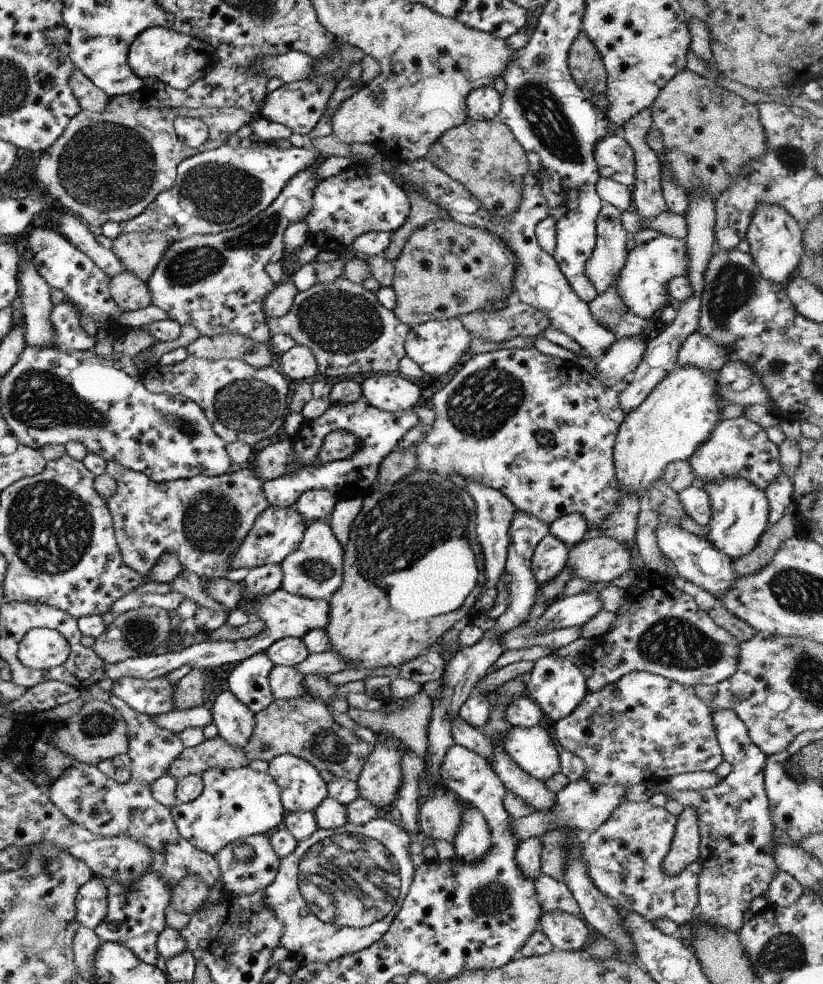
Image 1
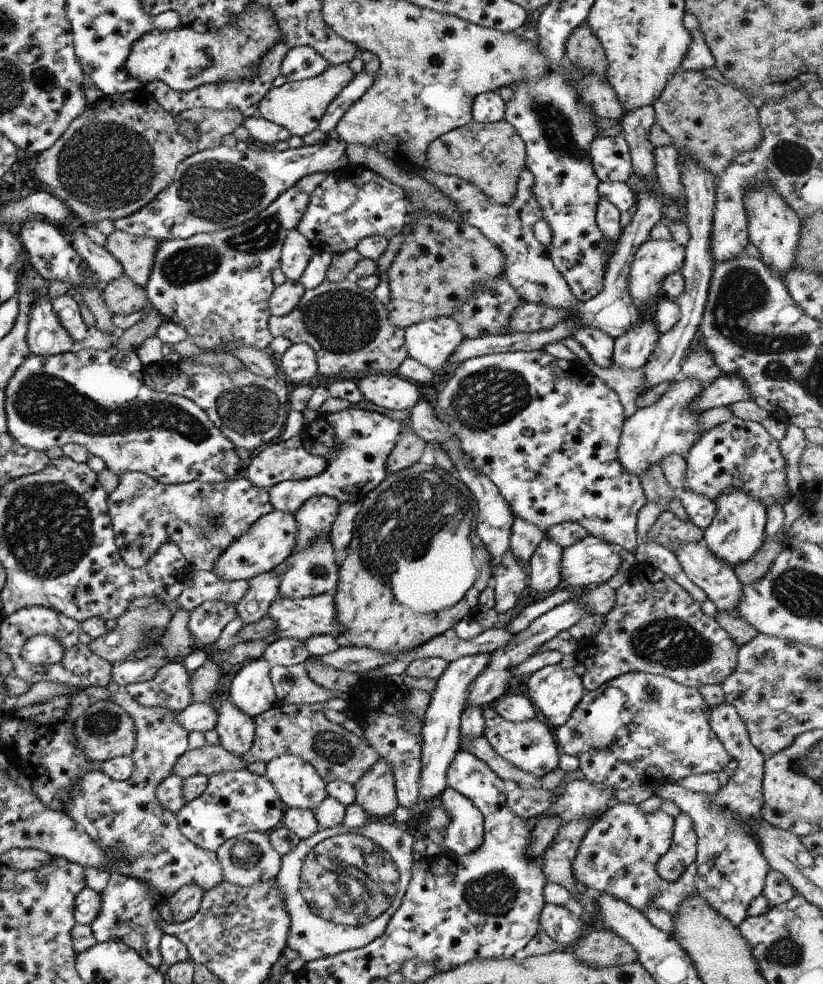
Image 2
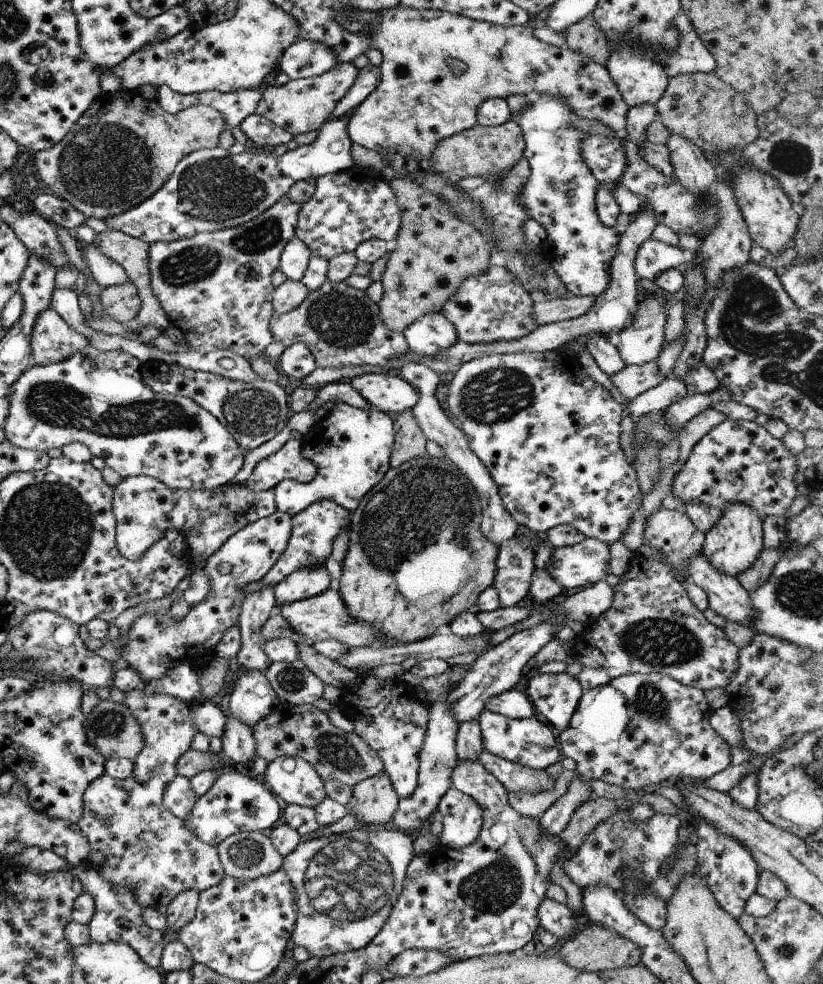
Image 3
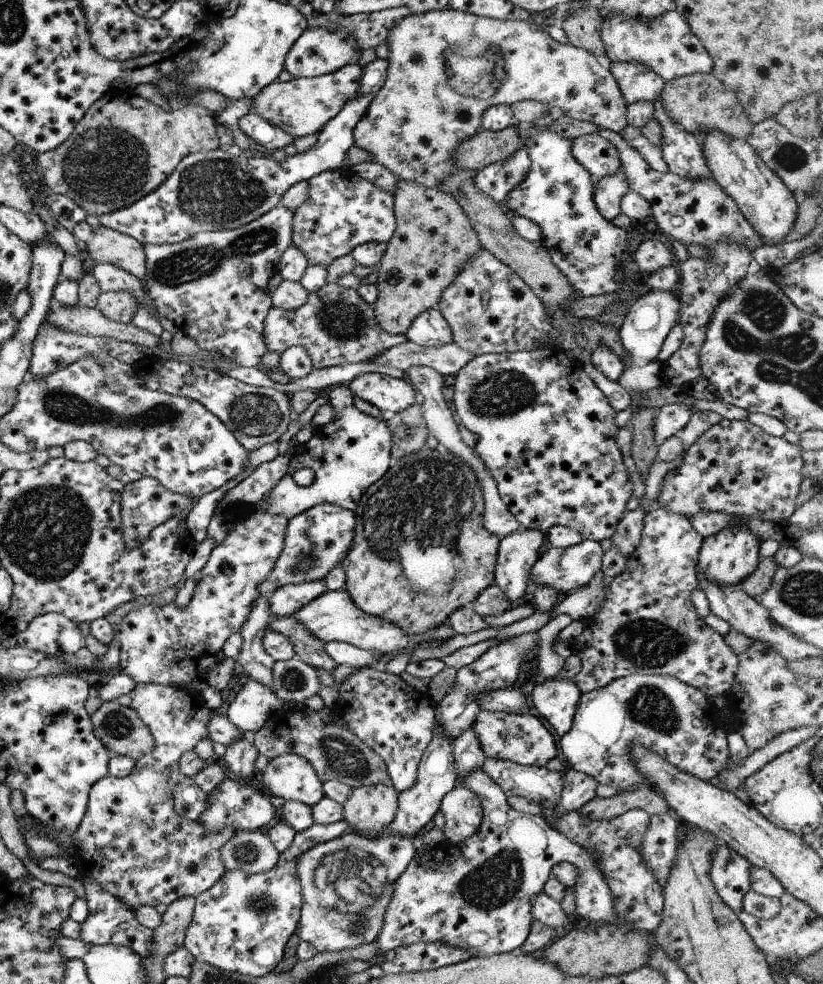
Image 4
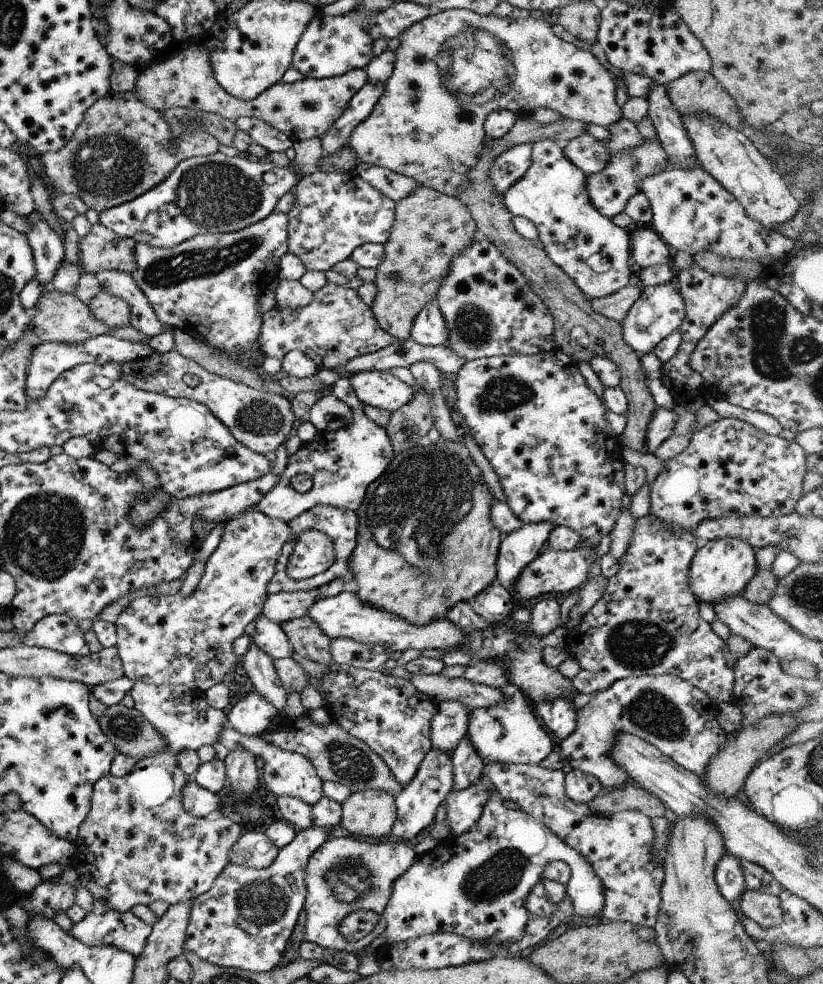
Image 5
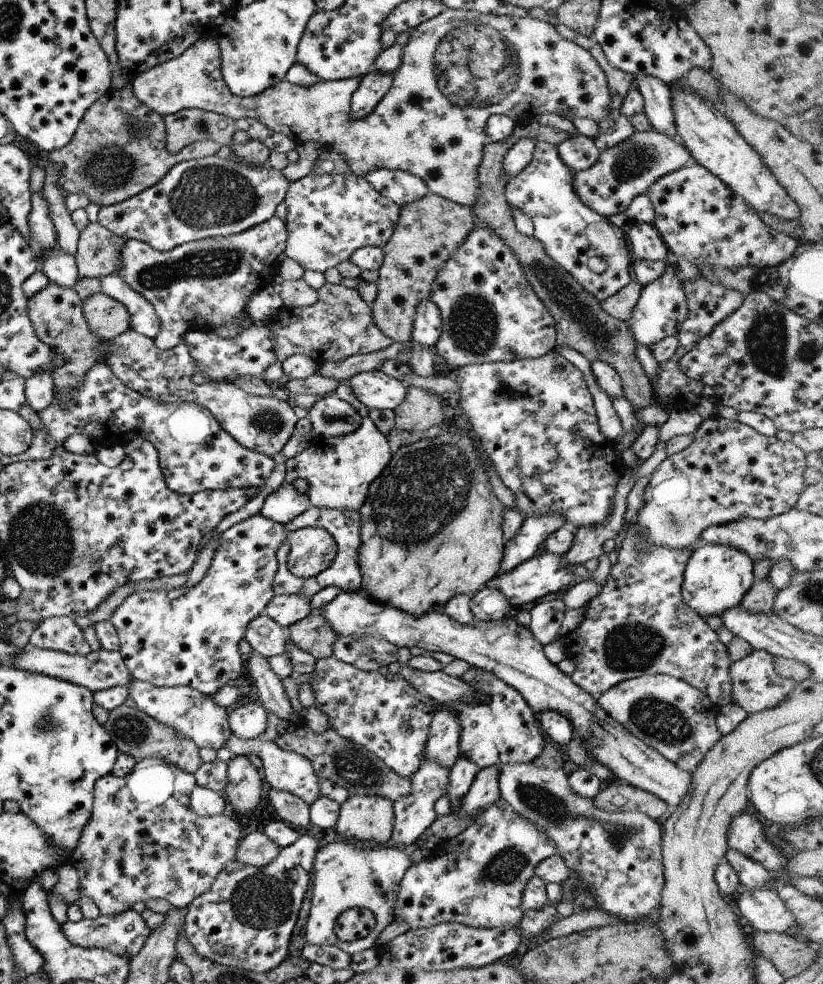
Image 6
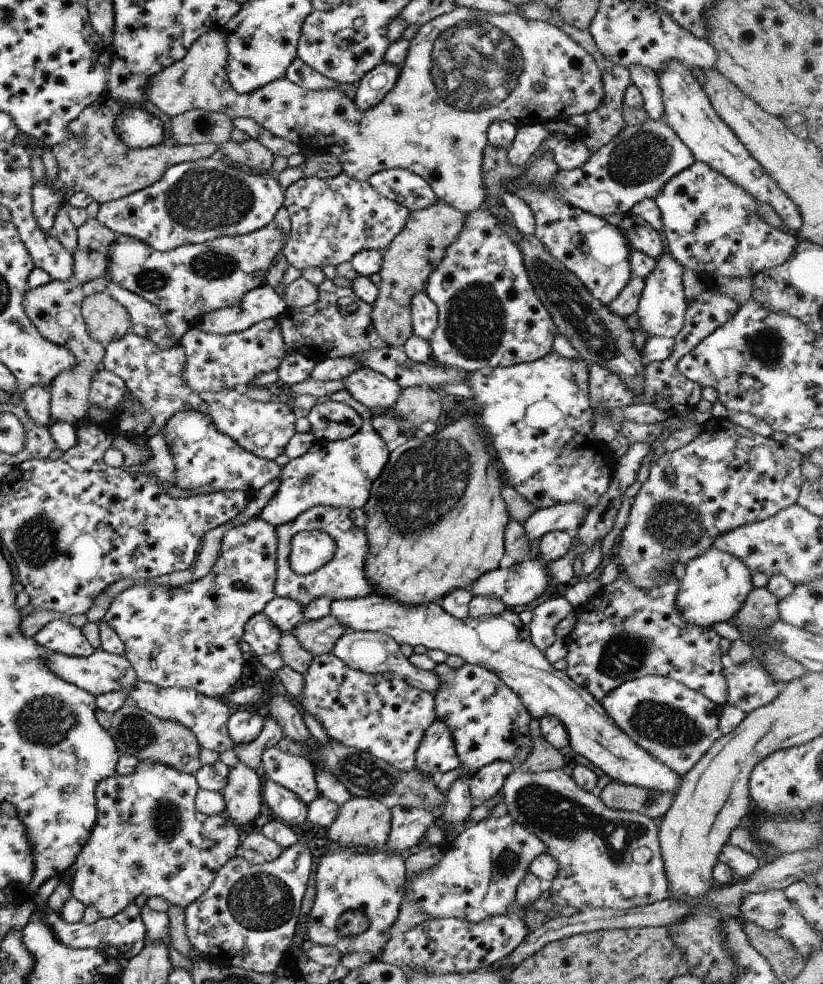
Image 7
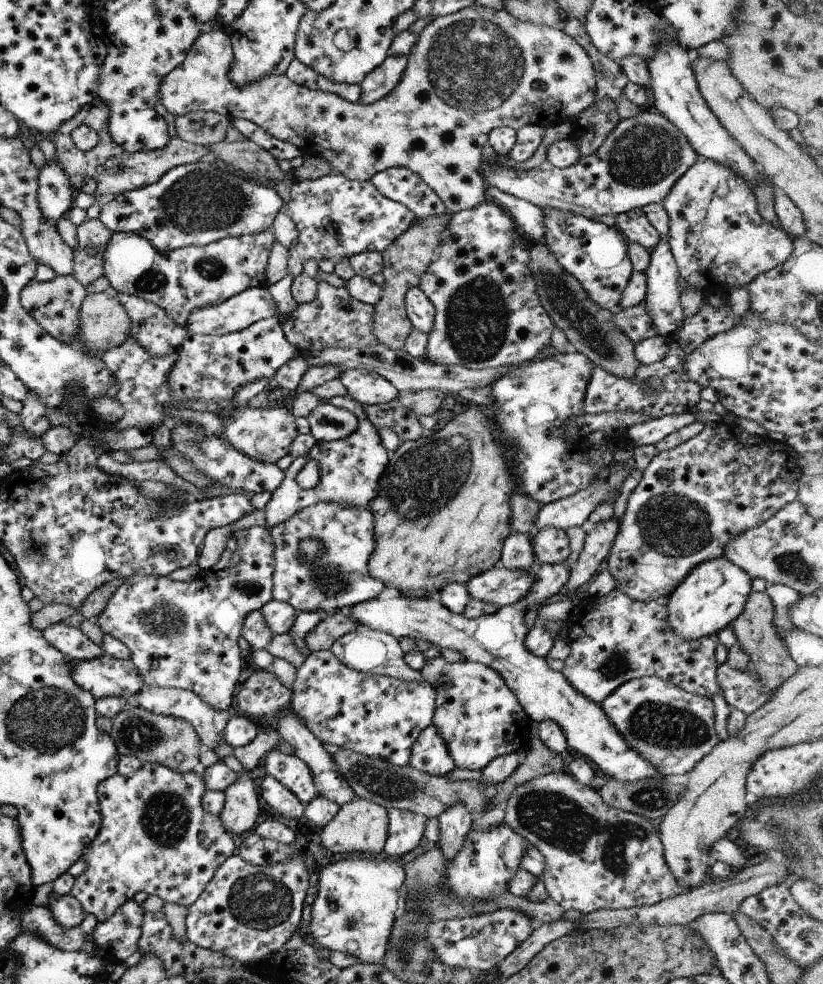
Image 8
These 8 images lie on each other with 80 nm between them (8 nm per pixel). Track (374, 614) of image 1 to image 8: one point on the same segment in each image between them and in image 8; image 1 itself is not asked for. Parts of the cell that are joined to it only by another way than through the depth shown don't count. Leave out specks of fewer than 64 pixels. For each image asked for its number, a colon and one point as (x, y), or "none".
2: (419, 568)
3: (388, 581)
4: (400, 512)
5: (422, 496)
6: (430, 528)
7: (432, 526)
8: (437, 519)

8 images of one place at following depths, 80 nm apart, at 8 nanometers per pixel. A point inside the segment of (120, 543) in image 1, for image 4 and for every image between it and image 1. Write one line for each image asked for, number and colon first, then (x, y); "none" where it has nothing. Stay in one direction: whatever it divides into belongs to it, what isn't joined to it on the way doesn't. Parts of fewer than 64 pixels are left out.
2: (201, 519)
3: (143, 508)
4: (143, 504)

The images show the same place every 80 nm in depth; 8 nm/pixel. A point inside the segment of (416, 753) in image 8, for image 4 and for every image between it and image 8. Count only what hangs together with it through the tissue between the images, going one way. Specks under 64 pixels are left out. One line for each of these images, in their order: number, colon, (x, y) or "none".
4: (497, 668)
5: (448, 724)
6: (441, 747)
7: (435, 755)

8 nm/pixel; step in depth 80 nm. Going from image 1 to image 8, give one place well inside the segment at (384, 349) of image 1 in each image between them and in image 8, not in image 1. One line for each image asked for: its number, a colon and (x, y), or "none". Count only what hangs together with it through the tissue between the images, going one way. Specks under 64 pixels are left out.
2: (348, 330)
3: (340, 326)
4: (336, 326)
5: (336, 326)
6: (339, 323)
7: (338, 324)
8: (333, 319)

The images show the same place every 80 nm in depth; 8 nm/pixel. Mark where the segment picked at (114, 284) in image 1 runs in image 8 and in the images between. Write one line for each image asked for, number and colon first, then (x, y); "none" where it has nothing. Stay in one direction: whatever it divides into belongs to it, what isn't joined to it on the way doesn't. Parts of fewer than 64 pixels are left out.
2: (121, 296)
3: (121, 303)
4: (117, 306)
5: (114, 312)
6: (106, 318)
7: (105, 319)
8: (103, 324)

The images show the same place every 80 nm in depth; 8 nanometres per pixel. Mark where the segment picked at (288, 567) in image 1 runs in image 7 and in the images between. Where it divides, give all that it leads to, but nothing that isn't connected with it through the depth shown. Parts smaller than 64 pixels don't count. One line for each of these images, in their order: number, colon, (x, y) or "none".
2: (313, 571)
3: (302, 584)
4: (285, 600)
5: (282, 606)
6: (283, 609)
7: (284, 613)

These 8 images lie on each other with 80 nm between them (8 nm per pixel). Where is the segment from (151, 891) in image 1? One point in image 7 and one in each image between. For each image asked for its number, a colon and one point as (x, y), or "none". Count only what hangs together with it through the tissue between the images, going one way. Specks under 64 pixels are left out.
2: (127, 913)
3: (116, 917)
4: (109, 922)
5: (101, 926)
6: (122, 934)
7: (122, 936)

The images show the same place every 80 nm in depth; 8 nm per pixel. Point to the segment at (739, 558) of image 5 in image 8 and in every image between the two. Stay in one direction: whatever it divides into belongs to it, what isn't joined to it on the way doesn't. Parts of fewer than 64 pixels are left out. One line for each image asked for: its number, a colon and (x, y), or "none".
6: (715, 577)
7: (712, 586)
8: (712, 595)

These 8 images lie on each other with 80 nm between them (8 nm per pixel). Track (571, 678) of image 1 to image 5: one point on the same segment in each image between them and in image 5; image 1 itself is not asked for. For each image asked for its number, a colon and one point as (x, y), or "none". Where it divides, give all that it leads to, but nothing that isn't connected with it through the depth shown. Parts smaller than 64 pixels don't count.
2: (554, 691)
3: (554, 697)
4: (553, 700)
5: (557, 716)

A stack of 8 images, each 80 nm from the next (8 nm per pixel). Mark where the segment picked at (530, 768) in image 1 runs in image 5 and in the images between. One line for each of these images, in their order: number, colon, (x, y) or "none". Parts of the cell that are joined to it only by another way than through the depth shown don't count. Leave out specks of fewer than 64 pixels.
2: (529, 746)
3: (530, 742)
4: (522, 738)
5: (509, 732)

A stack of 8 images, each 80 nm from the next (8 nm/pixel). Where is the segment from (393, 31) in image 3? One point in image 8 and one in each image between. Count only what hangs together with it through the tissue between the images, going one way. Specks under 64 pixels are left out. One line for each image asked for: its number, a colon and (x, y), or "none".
4: (444, 68)
5: (452, 68)
6: (458, 68)
7: (463, 69)
8: (468, 72)

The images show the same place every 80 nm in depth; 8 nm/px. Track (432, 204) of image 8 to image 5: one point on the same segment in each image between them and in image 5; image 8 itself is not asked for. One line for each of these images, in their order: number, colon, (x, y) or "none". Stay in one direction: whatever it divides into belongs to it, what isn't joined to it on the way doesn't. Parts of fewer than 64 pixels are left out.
5: (394, 186)
6: (402, 187)
7: (404, 187)

